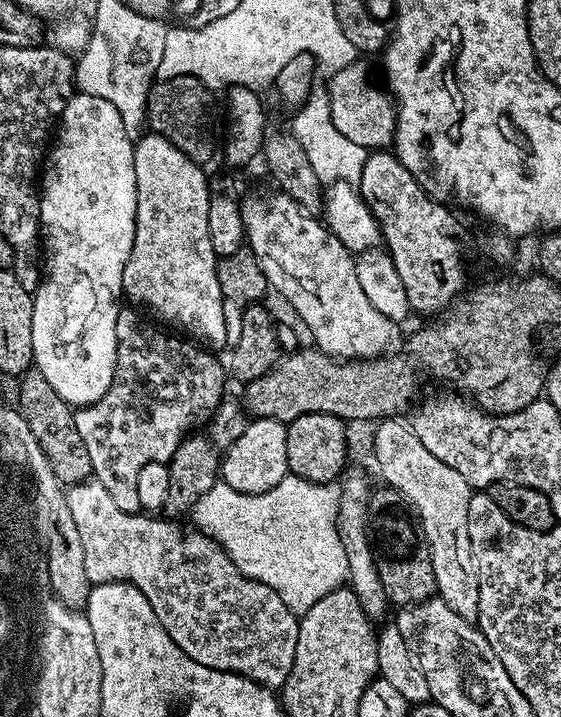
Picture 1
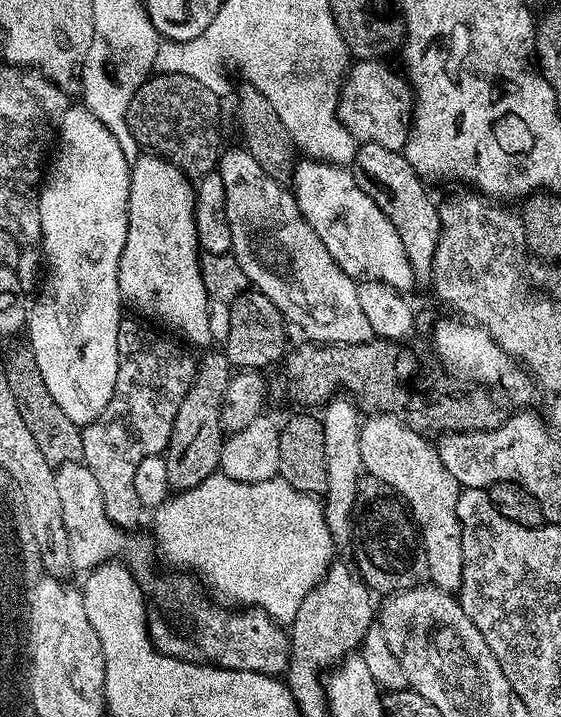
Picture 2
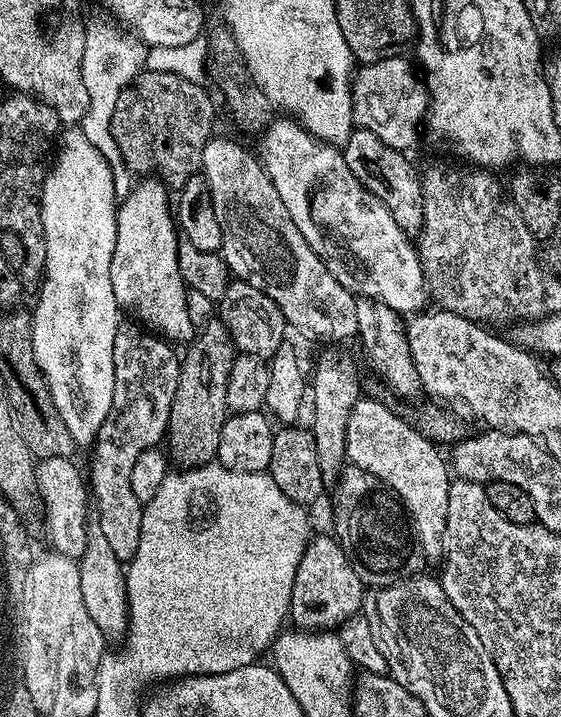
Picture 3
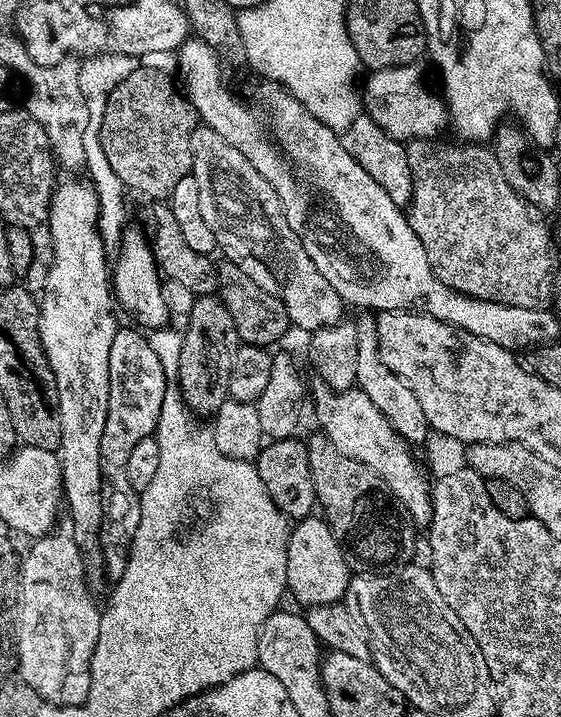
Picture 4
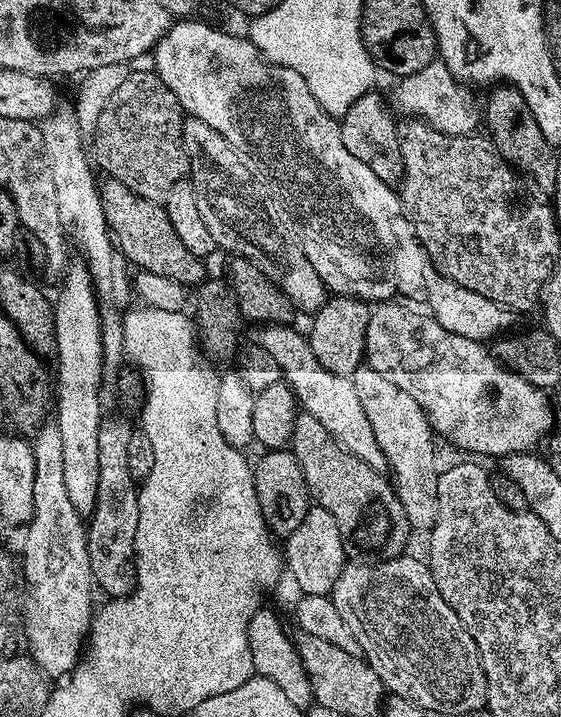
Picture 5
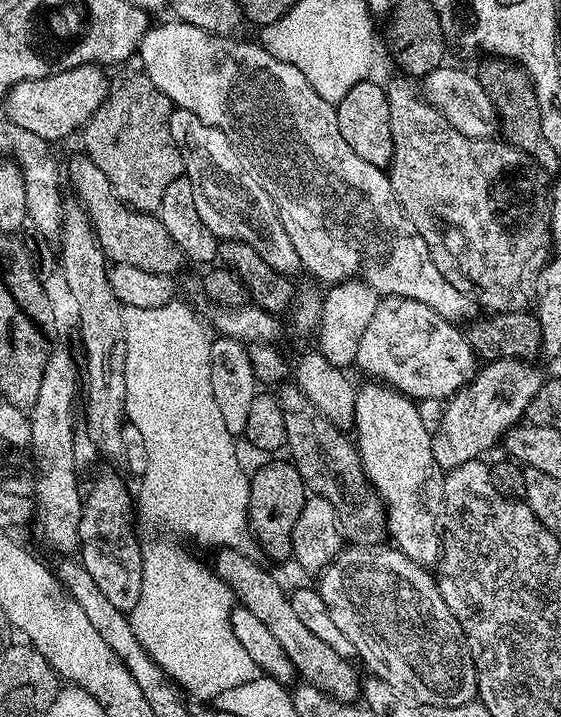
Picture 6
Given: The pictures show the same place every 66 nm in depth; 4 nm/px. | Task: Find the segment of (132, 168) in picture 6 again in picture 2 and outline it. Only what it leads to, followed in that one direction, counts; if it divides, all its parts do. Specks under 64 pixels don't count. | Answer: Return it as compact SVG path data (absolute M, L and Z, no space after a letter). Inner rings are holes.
M161 72L153 74L144 81L144 85L136 91L132 104L128 108L128 126L144 136L152 144L161 144L165 160L179 166L189 178L199 178L217 167L220 148L220 99L214 90L206 90L198 78L190 78L186 74L170 74Z

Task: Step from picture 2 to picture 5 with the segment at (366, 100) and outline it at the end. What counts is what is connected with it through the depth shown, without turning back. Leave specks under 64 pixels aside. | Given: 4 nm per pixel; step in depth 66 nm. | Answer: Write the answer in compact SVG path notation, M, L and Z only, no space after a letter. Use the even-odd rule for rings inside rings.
M434 59L430 66L422 66L422 70L414 74L401 76L395 83L396 89L392 92L392 100L390 96L390 104L401 117L404 115L404 118L422 120L434 130L451 136L471 136L477 131L478 108L476 112L476 104L468 93L471 91L462 86L454 74L450 74L443 60Z

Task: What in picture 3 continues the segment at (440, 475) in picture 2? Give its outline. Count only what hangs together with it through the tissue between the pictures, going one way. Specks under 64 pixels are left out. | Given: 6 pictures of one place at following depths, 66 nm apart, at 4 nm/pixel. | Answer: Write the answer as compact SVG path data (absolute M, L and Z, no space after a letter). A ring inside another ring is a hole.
M362 398L354 406L346 426L344 455L351 467L374 474L374 478L381 480L396 493L405 513L410 517L421 553L429 561L439 561L444 554L450 468L445 457L444 460L440 457L441 449L424 437L419 428L409 421L408 424L398 413L391 412L382 401Z

